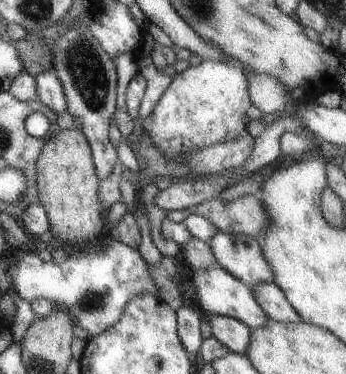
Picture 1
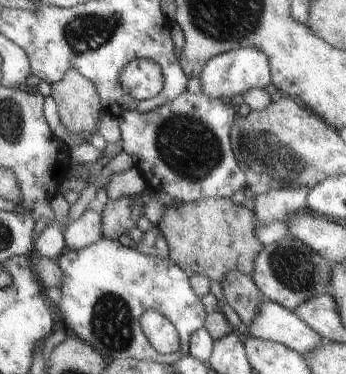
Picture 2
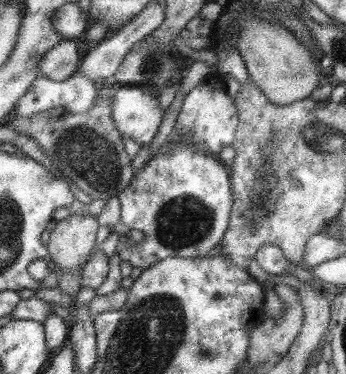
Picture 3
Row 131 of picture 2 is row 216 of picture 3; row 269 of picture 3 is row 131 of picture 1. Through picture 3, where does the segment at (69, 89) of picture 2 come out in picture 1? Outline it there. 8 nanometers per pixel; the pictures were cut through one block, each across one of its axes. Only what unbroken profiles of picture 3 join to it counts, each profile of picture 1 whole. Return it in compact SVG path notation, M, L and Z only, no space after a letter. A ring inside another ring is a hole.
M75 126L71 130L53 128L47 136L45 146L35 162L35 178L37 178L37 196L39 204L45 208L49 218L49 230L55 238L75 242L87 240L91 236L101 236L107 232L101 220L101 204L97 204L97 182L91 160L91 148L85 134Z

